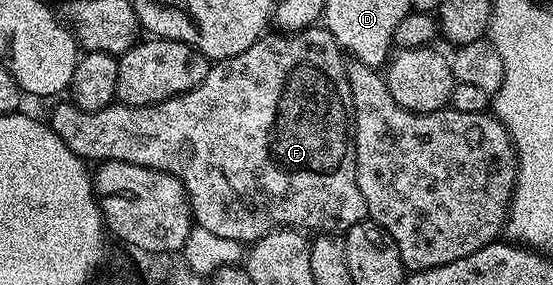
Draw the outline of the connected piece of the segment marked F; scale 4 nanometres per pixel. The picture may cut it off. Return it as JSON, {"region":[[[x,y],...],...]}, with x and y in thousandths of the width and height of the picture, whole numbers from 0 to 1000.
{"region":[[[568,84],[548,105],[528,112],[481,112],[474,119],[468,144],[454,154],[454,168],[447,168],[447,182],[387,214],[378,235],[367,295],[360,295],[324,337],[271,372],[206,365],[177,386],[152,386],[128,351],[110,351],[118,358],[107,361],[90,393],[89,414],[85,411],[85,439],[99,463],[99,477],[107,477],[107,491],[114,491],[114,505],[121,505],[121,519],[128,519],[128,533],[136,533],[163,572],[228,568],[313,611],[325,632],[338,674],[342,733],[349,740],[351,782],[374,800],[380,814],[389,814],[394,828],[409,832],[412,842],[456,856],[488,821],[492,807],[510,800],[542,800],[552,814],[561,814],[559,807],[566,807],[564,814],[622,814],[642,786],[662,775],[664,765],[656,674],[649,674],[646,642],[642,491],[638,488],[638,354],[635,351],[631,284],[624,263],[626,228],[620,179],[609,158],[606,126],[599,126],[599,112],[590,105],[586,88]]]}

